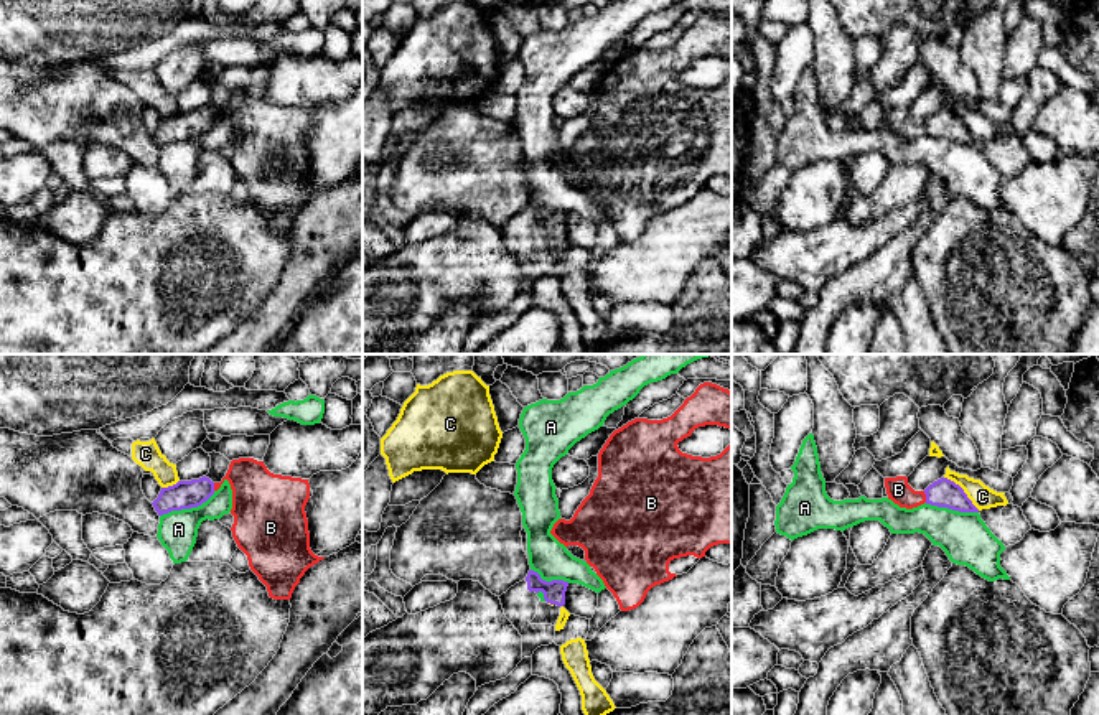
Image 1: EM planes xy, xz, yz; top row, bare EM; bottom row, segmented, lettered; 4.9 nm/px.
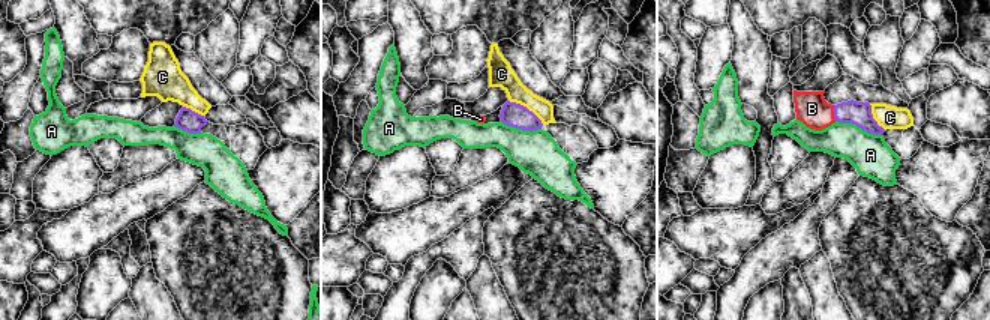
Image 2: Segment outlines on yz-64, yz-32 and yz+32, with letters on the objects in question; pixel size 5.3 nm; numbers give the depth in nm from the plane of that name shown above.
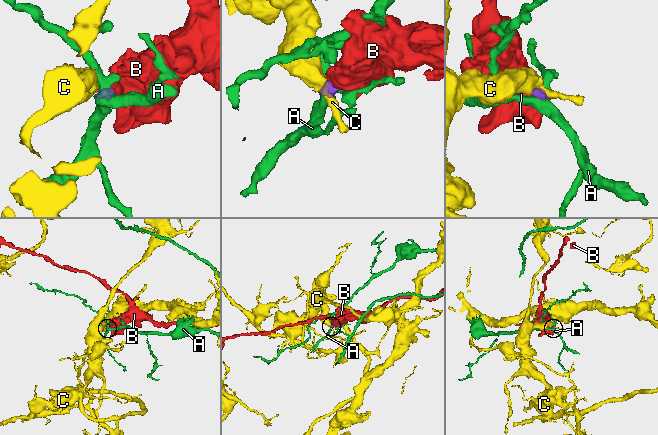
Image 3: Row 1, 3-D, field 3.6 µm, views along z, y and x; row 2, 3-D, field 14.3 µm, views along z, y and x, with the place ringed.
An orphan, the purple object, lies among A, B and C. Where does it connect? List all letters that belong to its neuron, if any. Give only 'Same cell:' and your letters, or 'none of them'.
Same cell: B

